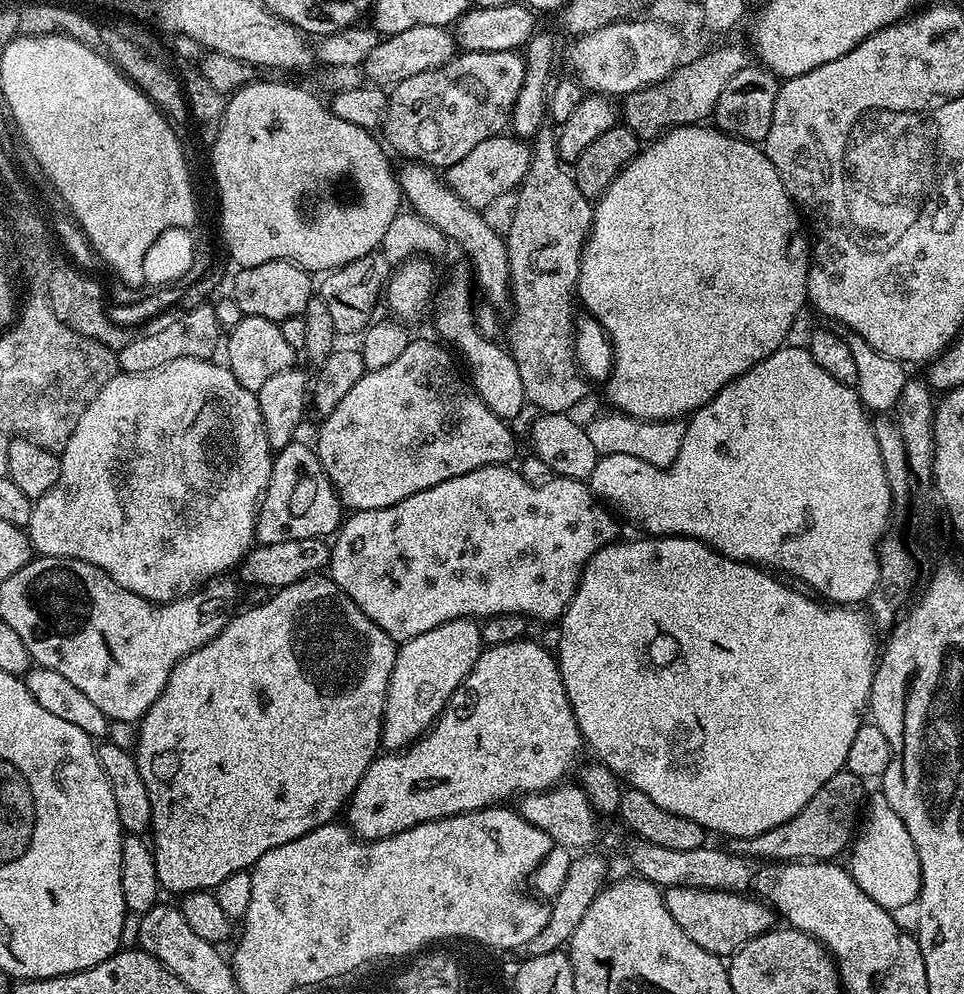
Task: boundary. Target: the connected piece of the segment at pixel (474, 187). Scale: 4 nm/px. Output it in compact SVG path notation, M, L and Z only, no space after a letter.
M501 134L478 142L462 162L446 169L448 189L458 198L462 198L472 208L488 210L495 200L503 198L507 192L515 193L527 176L531 165L532 148L523 139L512 134Z

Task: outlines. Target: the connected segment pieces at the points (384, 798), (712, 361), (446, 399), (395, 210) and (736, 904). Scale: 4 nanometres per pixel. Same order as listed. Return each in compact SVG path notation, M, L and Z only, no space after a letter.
M521 638L511 640L505 644L494 644L485 647L480 653L478 662L470 670L470 674L454 690L454 694L448 700L448 705L444 707L436 723L420 737L419 740L408 745L403 750L392 750L387 754L377 755L371 766L362 774L354 794L349 798L346 805L346 816L348 812L347 827L351 828L352 835L365 841L384 840L387 836L396 836L400 832L410 830L419 824L425 824L431 820L441 820L447 816L457 816L463 812L476 812L480 808L491 808L503 805L508 802L512 795L527 794L529 792L544 792L547 788L555 788L572 772L572 767L576 764L576 759L580 756L582 749L582 737L580 728L576 725L576 719L572 713L572 707L568 701L568 695L562 682L560 665L557 657L552 656L540 644L535 644L532 638Z
M703 123L698 124L681 124L673 126L663 134L651 141L641 152L631 160L623 170L614 178L603 196L595 201L594 211L592 214L592 230L588 238L587 244L584 245L584 253L580 256L580 282L578 285L578 300L588 307L588 316L596 320L604 327L605 334L608 335L609 342L612 344L613 358L615 364L612 367L611 376L606 381L608 387L608 400L613 409L619 410L622 413L628 413L631 416L636 416L638 419L644 420L674 420L677 418L687 417L696 409L706 406L706 402L710 402L714 397L726 387L731 380L737 380L746 370L750 370L758 362L762 362L770 354L774 354L778 349L785 347L788 336L788 331L796 324L796 319L800 316L800 311L803 310L804 304L809 303L808 298L808 266L810 263L810 240L800 229L800 220L802 224L802 216L795 204L792 203L790 194L786 190L786 186L782 182L782 178L778 174L778 170L774 170L774 162L770 162L770 158L764 152L763 147L751 144L748 140L739 140L737 136L730 136L726 132L721 132L715 126L709 128Z
M409 339L402 358L390 362L390 366L365 371L354 390L334 406L330 415L323 417L324 425L314 447L345 509L365 512L394 506L402 498L410 498L410 494L438 486L438 482L458 474L491 464L508 464L515 454L516 440L509 421L486 406L471 383L460 377L452 361L453 353L443 343L437 343Z
M257 78L231 93L224 106L220 131L217 132L215 140L211 141L210 148L212 148L212 176L216 179L217 190L220 191L220 228L224 231L224 244L228 247L236 266L249 268L262 266L262 262L291 260L309 273L327 274L334 268L341 268L354 262L354 258L362 258L377 251L384 243L386 230L390 230L390 222L394 222L394 218L402 211L402 193L397 173L394 168L392 172L392 164L388 161L389 153L382 147L381 141L377 137L376 141L372 135L369 129L359 128L354 122L342 122L342 118L335 116L325 101L323 104L314 93L298 88L294 84L279 84L276 80Z
M670 888L664 892L664 901L674 914L674 922L702 946L702 950L712 952L721 958L731 957L743 944L750 942L773 927L773 909L759 899L747 900L747 895L739 892L719 892L705 888Z

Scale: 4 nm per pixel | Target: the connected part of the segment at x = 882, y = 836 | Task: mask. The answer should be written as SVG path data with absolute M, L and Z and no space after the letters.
M883 791L869 795L858 822L848 869L858 886L868 897L884 909L894 912L919 899L921 890L921 864L913 838L906 831L905 823L894 813Z

